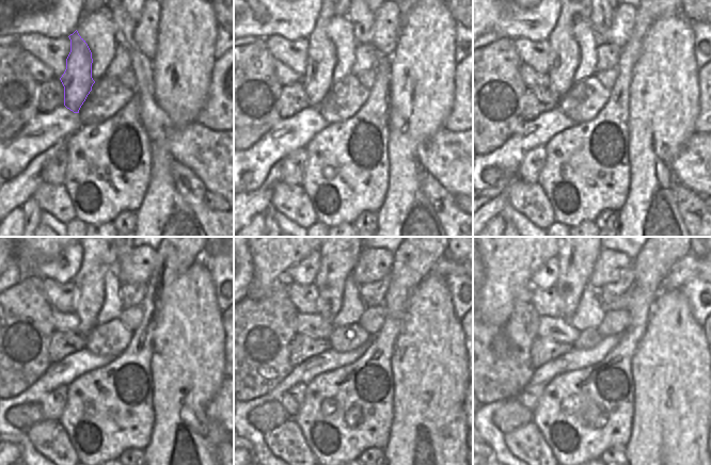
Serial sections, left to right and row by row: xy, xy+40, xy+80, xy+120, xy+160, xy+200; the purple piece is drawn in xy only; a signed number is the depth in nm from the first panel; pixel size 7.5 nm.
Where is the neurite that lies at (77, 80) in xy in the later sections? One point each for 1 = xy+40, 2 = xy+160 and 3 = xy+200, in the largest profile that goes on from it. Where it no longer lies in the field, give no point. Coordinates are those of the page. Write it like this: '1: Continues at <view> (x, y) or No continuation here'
1: Continues at xy+40 (321, 59)
2: Continues at xy+160 (337, 258)
3: Continues at xy+200 (577, 258)

